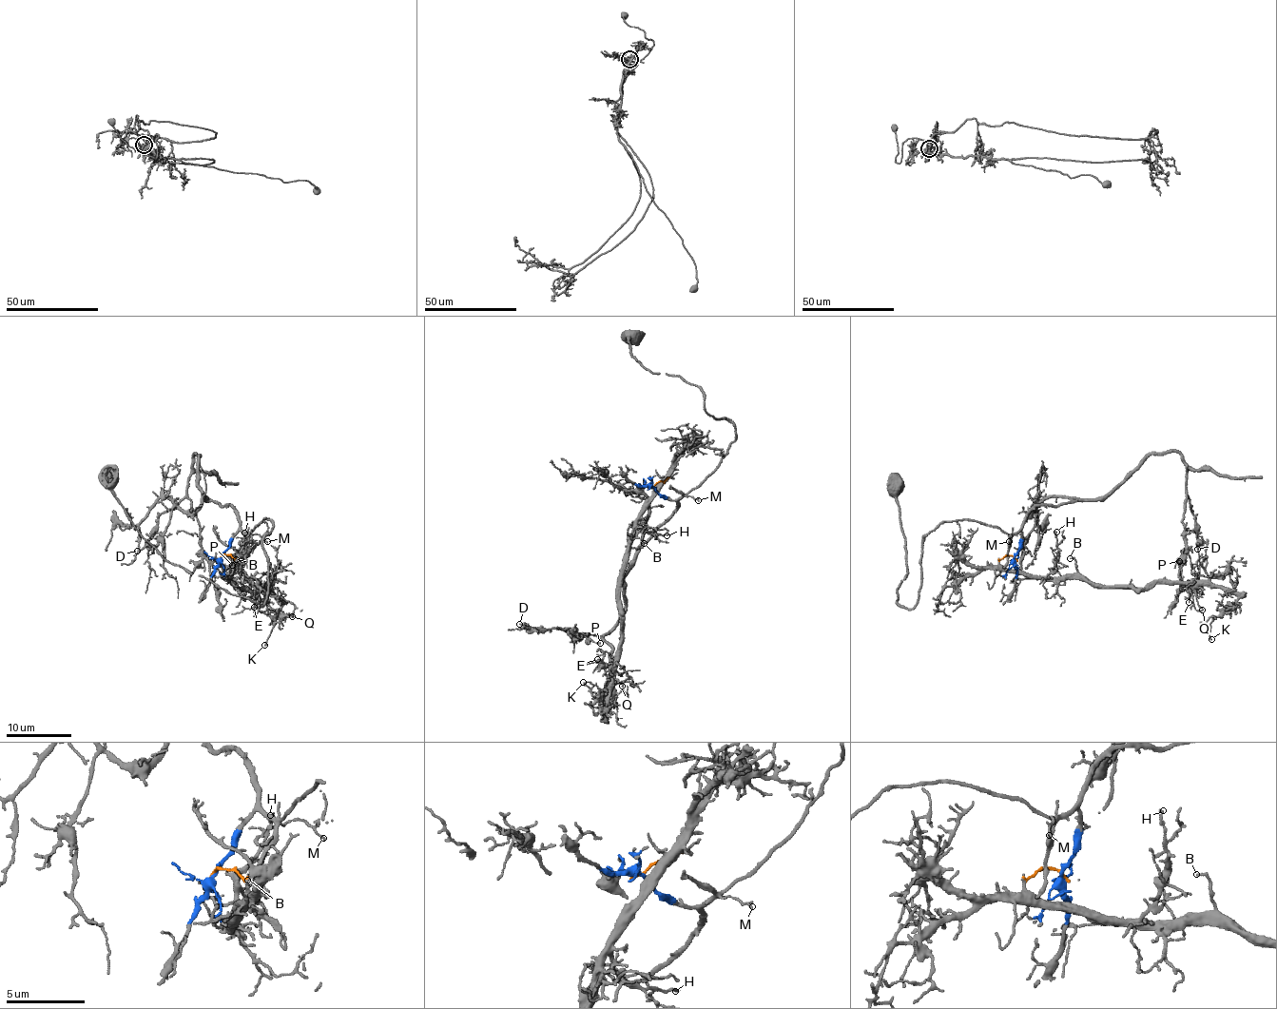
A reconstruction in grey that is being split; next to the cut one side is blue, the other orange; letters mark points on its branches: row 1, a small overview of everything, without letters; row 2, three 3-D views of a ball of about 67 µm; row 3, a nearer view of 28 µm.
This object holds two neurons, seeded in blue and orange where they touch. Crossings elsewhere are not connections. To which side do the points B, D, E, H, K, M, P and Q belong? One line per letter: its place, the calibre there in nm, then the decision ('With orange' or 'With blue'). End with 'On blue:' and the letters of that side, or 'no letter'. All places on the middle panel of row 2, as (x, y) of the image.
B: Place: (644, 543). Thickness 140 nm. With orange
D: Place: (519, 624). Thickness 150 nm. With blue
E: Place: (597, 659). Thickness 120 nm. With orange
H: Place: (667, 535). Thickness 180 nm. With orange
K: Place: (583, 682). Thickness 120 nm. With orange
M: Place: (698, 500). Thickness 100 nm. With blue
P: Place: (600, 643). Thickness 110 nm. With blue
Q: Place: (622, 686). Thickness 140 nm. With orange
On blue: D, M, P

